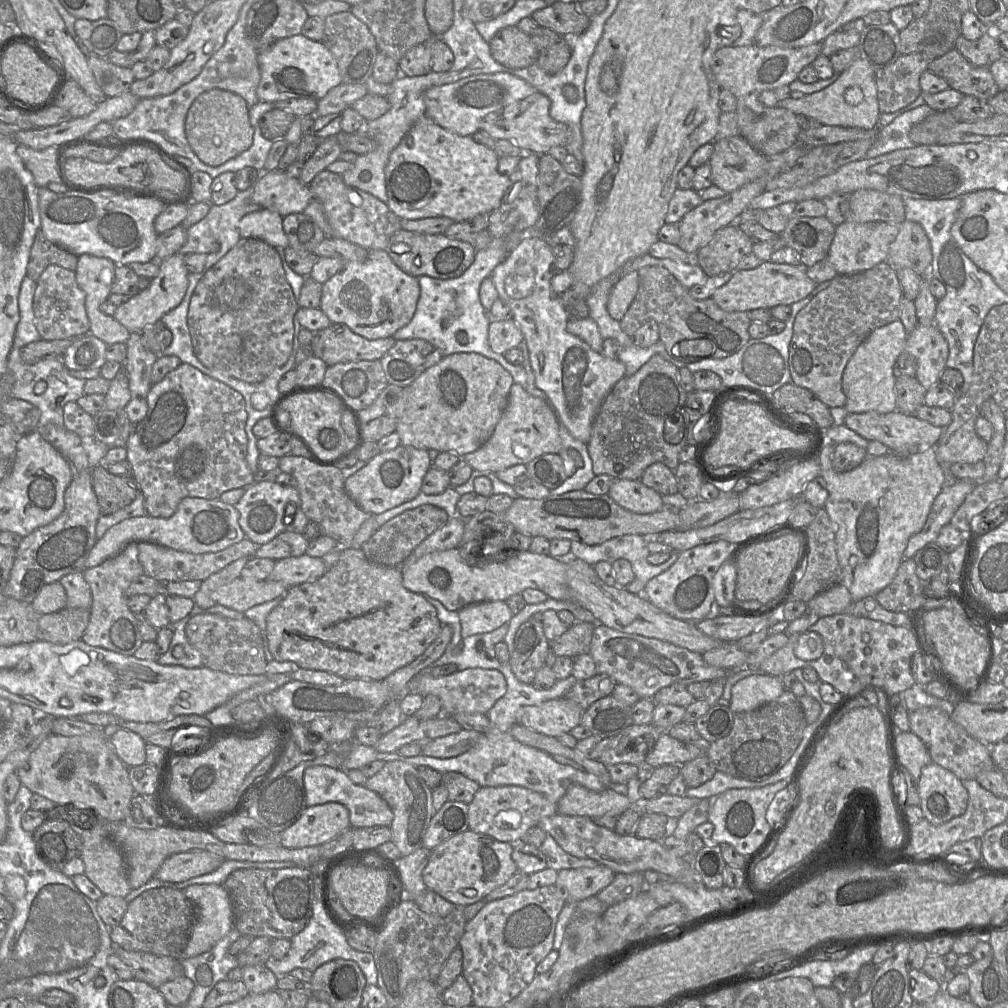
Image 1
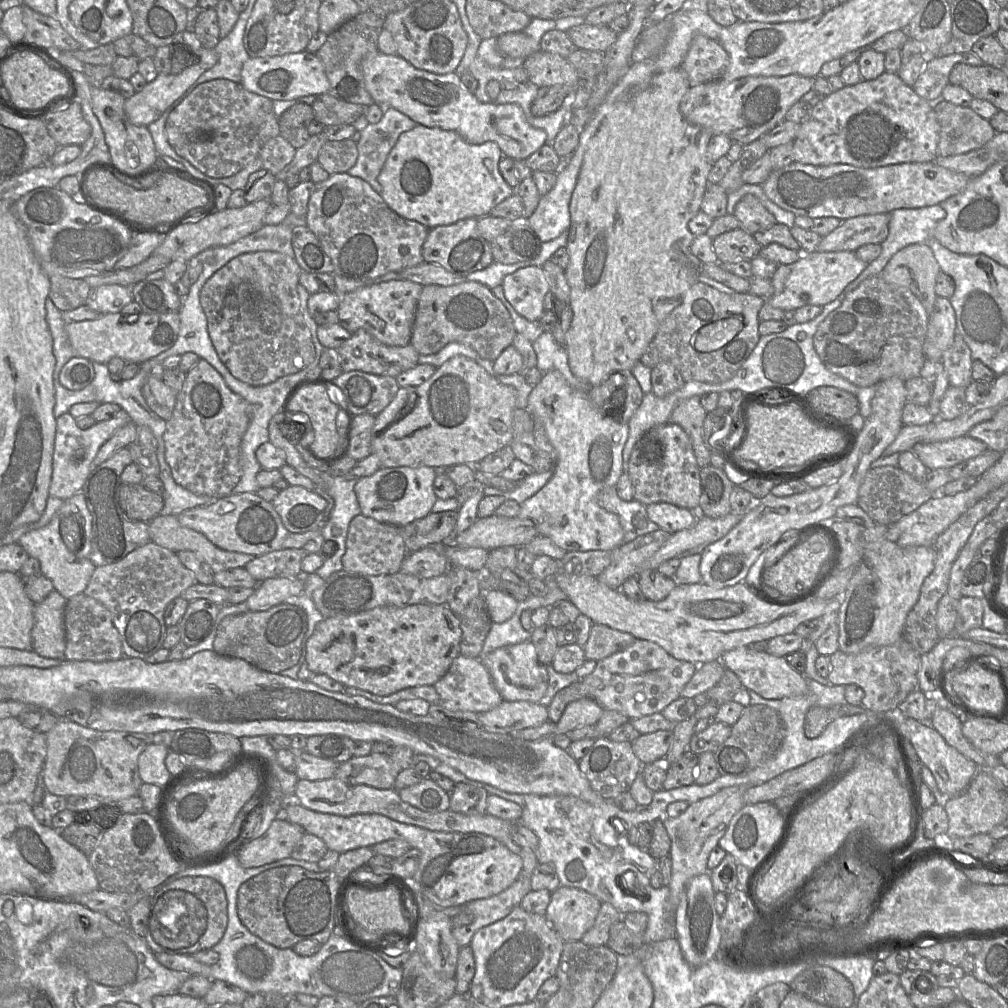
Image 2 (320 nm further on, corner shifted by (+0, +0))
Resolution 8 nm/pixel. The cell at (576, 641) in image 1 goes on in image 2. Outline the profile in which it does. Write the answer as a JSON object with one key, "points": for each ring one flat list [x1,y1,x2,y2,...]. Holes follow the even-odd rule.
{"points":[[593,624,583,647,586,659,599,661,622,651,636,641,636,637,607,625]]}

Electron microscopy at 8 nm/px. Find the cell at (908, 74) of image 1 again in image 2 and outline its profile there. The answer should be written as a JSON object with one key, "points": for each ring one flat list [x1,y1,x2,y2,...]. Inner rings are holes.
{"points":[[972,51,942,57,928,56,925,69,916,80,912,87,913,90,927,101,937,98,949,83,949,74,954,65,958,63,973,66,985,65,983,60]]}

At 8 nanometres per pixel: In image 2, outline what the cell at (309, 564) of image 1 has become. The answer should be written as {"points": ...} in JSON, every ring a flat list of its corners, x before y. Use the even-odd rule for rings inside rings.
{"points":[[304,575,296,578,269,578,259,582,252,595,246,600,250,611,266,611,304,590]]}

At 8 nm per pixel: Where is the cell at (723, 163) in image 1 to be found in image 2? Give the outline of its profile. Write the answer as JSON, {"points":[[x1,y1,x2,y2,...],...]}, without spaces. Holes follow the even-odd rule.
{"points":[[746,194,736,204,734,215,740,222,740,228,753,235,777,223,771,214,754,195]]}

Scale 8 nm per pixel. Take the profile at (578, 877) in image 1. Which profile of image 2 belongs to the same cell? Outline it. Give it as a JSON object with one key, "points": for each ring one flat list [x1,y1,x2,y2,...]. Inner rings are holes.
{"points":[[560,886,552,892,545,916,564,942,579,941,593,926,601,904,585,890]]}

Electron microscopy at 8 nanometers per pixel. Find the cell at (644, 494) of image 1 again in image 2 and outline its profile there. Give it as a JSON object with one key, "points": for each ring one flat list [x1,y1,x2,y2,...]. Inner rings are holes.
{"points":[[659,502,646,505,649,519,661,529,674,534,692,527,696,522,695,515,686,508]]}

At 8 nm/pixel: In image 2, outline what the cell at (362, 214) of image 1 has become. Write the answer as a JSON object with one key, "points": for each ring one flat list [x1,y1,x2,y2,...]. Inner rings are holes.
{"points":[[347,172,315,184,306,222,332,260,334,274,344,278,372,280,424,262,422,247,430,229,395,213,368,182]]}

